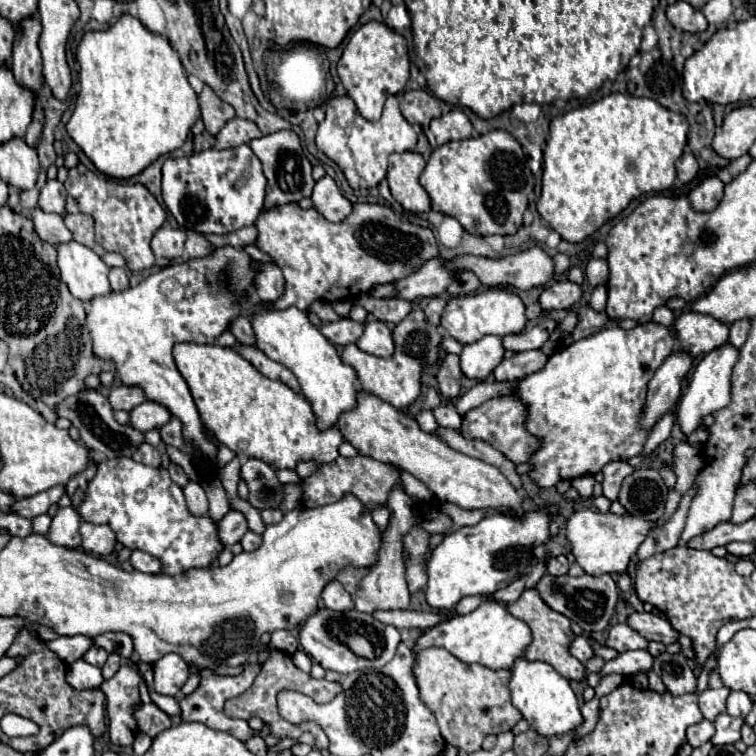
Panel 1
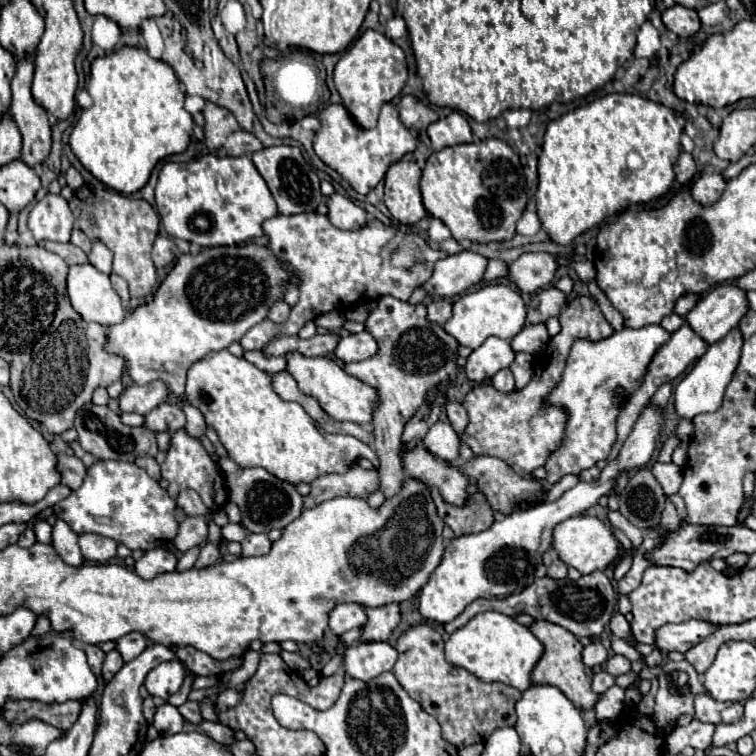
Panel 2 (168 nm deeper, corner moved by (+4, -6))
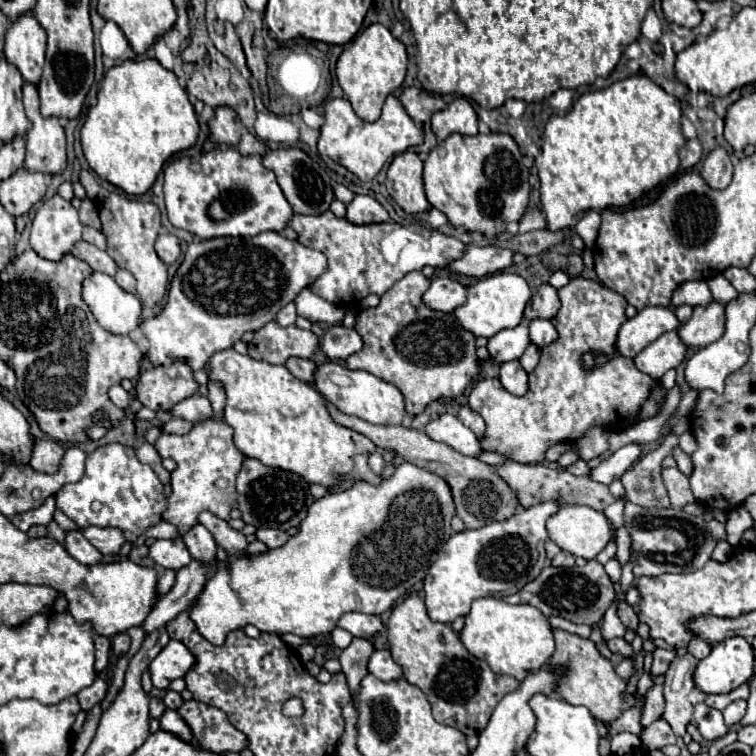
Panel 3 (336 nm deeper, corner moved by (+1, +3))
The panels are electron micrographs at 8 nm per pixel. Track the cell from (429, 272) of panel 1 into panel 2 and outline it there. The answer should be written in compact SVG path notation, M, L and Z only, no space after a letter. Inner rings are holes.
M472 251L448 255L446 259L440 259L434 265L434 273L424 283L424 289L430 295L438 295L438 297L460 295L472 285L482 281L486 265L488 259Z

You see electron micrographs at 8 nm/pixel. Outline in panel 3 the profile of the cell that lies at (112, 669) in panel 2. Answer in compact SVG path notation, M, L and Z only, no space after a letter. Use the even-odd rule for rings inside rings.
M117 634L115 638L113 638L113 642L111 642L111 652L113 652L113 656L123 656L125 652L129 650L129 636L127 634Z

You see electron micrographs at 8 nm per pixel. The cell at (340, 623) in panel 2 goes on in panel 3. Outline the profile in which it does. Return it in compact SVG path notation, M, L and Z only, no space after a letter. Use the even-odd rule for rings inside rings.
M345 612L339 622L339 628L351 632L353 636L361 636L361 638L371 638L373 634L381 632L383 624L381 618L375 614L361 614L361 612Z

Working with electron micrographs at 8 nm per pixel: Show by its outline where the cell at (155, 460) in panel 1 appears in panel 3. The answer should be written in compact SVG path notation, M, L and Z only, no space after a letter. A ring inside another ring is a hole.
M143 442L143 444L139 444L139 446L135 448L135 452L137 452L137 458L139 458L143 464L149 464L149 466L155 470L155 474L159 476L159 480L161 480L163 484L169 482L169 470L163 468L161 456L159 456L159 452L155 450L153 444Z

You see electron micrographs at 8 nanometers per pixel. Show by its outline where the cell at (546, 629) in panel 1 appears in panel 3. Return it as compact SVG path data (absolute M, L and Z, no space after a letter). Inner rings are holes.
M553 630L553 636L555 636L557 650L549 658L549 668L551 668L551 672L561 670L561 678L557 680L555 696L567 700L569 704L587 706L589 712L605 724L613 722L615 718L621 716L623 710L633 706L635 696L625 692L625 680L621 680L613 672L611 662L599 654L597 646L591 640L565 632L565 630Z

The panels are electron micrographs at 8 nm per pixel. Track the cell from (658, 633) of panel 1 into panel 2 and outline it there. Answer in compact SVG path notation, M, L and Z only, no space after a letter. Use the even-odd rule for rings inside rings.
M690 619L686 623L678 625L664 625L656 631L656 647L664 649L666 653L670 651L686 651L692 649L698 641L706 639L710 633L714 633L718 625L700 621L700 619Z

